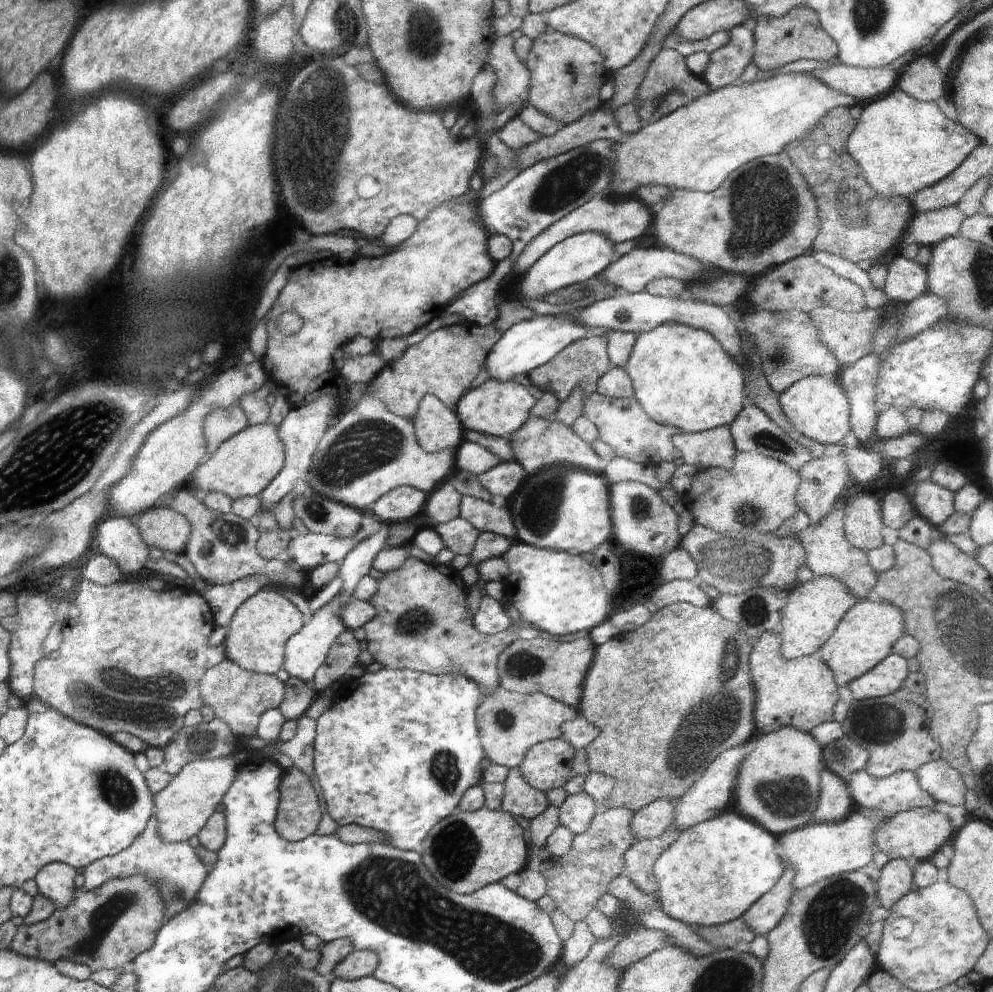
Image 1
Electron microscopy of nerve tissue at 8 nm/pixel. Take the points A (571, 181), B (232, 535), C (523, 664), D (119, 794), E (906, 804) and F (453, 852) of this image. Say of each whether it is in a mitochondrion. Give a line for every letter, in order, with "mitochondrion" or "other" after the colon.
A: mitochondrion
B: mitochondrion
C: mitochondrion
D: mitochondrion
E: other
F: mitochondrion

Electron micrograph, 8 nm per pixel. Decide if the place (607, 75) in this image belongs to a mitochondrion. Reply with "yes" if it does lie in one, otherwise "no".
no

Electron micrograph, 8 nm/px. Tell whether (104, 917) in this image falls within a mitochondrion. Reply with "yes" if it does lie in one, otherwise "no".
yes

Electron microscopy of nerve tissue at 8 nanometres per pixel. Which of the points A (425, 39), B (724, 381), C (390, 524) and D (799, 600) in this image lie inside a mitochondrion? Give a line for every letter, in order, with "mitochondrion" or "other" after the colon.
A: mitochondrion
B: other
C: other
D: other

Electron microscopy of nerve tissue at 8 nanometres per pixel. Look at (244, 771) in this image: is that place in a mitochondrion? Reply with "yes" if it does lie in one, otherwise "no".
no

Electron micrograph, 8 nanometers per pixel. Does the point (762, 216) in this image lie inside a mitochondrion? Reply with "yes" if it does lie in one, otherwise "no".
yes

